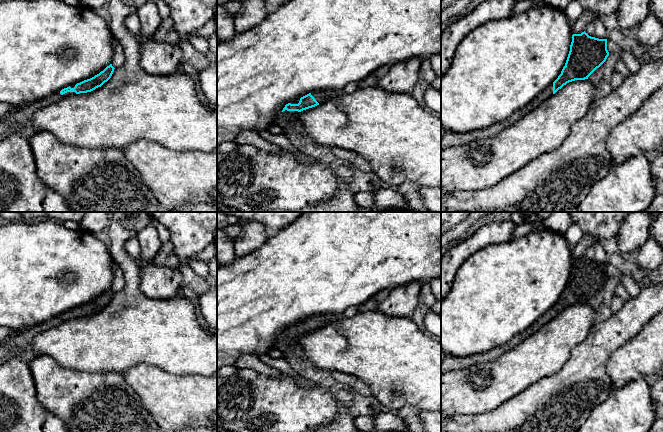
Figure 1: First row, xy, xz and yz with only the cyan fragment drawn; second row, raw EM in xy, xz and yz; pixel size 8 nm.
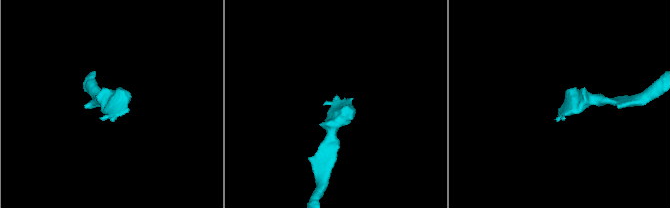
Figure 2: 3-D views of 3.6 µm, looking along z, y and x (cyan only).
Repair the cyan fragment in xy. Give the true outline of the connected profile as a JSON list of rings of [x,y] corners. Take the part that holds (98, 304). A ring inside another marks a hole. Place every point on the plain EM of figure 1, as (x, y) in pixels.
[[[110,288],[94,301],[62,313],[60,315],[60,318],[64,322],[74,318],[91,316],[96,312],[101,311],[105,306],[107,306],[111,302],[114,293],[115,292],[112,290],[112,288]]]

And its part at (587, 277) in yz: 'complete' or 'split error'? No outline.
split error

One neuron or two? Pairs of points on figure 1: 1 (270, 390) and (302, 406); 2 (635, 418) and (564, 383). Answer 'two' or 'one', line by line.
1: one
2: two

